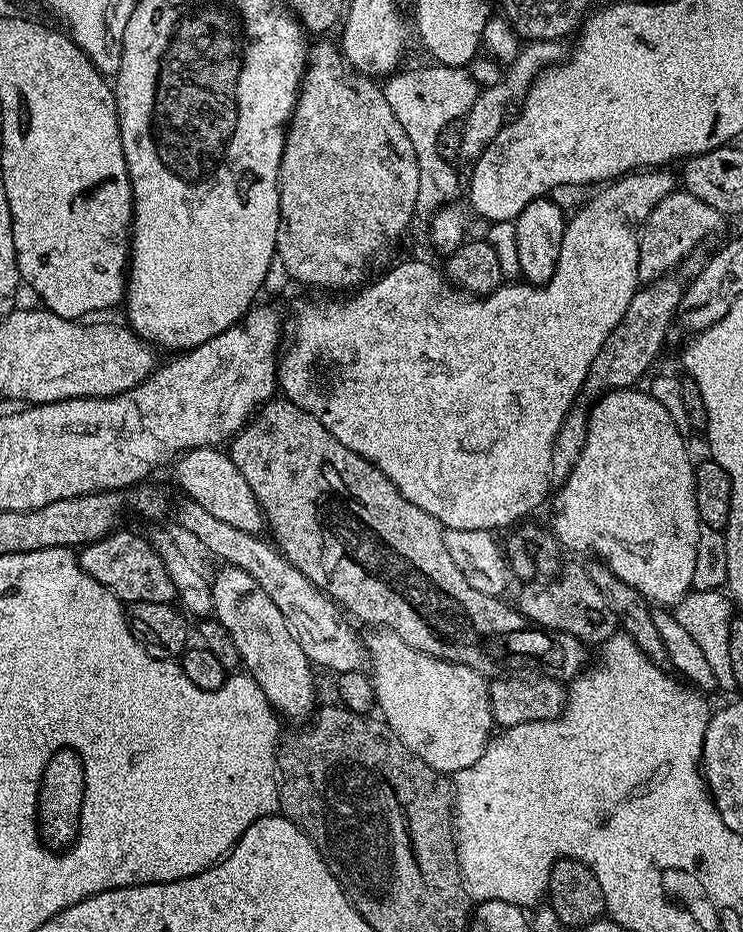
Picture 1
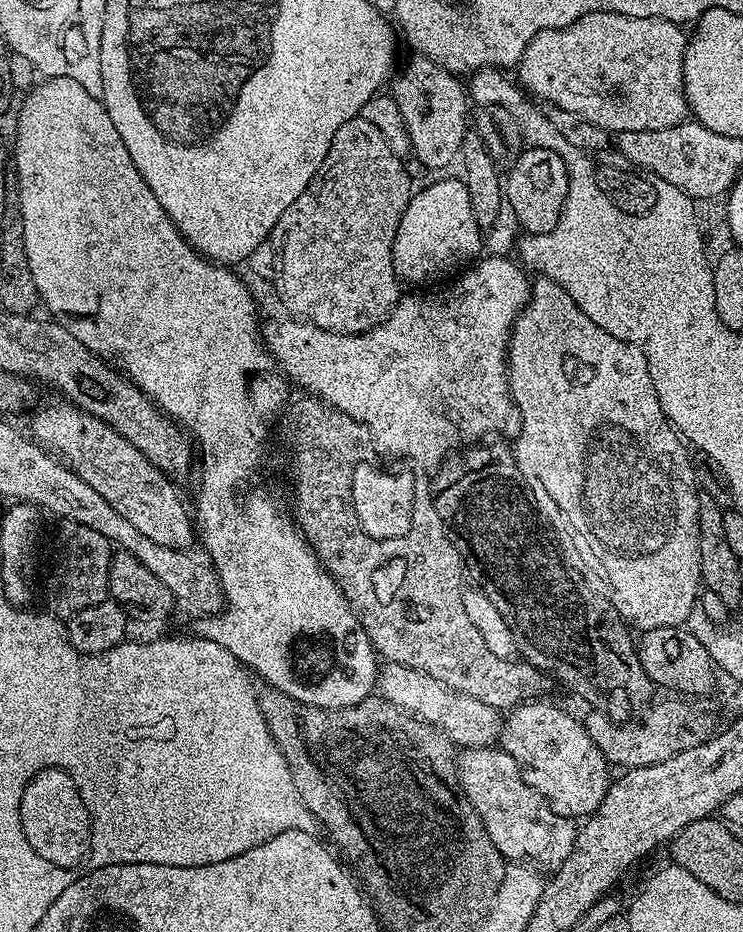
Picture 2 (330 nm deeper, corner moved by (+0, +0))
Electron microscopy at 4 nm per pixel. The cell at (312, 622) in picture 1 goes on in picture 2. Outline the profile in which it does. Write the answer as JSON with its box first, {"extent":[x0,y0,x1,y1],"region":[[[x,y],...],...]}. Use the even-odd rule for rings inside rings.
{"extent":[378,663,502,749],"region":[[[385,663],[378,672],[378,692],[385,700],[389,700],[395,708],[401,708],[409,717],[425,720],[432,728],[437,728],[449,741],[457,744],[457,749],[491,748],[500,739],[502,716],[497,709],[486,706],[486,702],[478,702],[478,698],[470,698],[470,694],[462,694],[458,690],[448,688],[438,678],[430,678],[422,670],[414,670],[410,666]]]}

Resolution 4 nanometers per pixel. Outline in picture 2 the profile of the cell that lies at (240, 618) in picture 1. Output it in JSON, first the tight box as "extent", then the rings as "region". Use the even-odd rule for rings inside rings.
{"extent":[35,402,194,550],"region":[[[60,402],[54,408],[42,413],[36,420],[35,437],[51,449],[58,448],[73,472],[77,472],[126,522],[138,526],[146,538],[159,544],[168,544],[181,550],[189,547],[194,532],[194,520],[184,509],[176,488],[169,477],[161,472],[151,460],[147,460],[122,434],[118,434],[106,422],[88,412],[81,412],[71,402]]]}

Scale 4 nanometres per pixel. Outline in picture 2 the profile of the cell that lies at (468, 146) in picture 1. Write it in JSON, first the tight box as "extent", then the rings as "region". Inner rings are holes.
{"extent":[518,12,690,134],"region":[[[587,12],[565,28],[543,28],[528,43],[518,65],[519,83],[523,91],[537,101],[544,100],[540,102],[570,110],[586,122],[602,126],[610,134],[666,130],[685,123],[690,112],[688,99],[684,97],[684,52],[688,49],[688,36],[684,31],[681,25],[666,18]]]}

